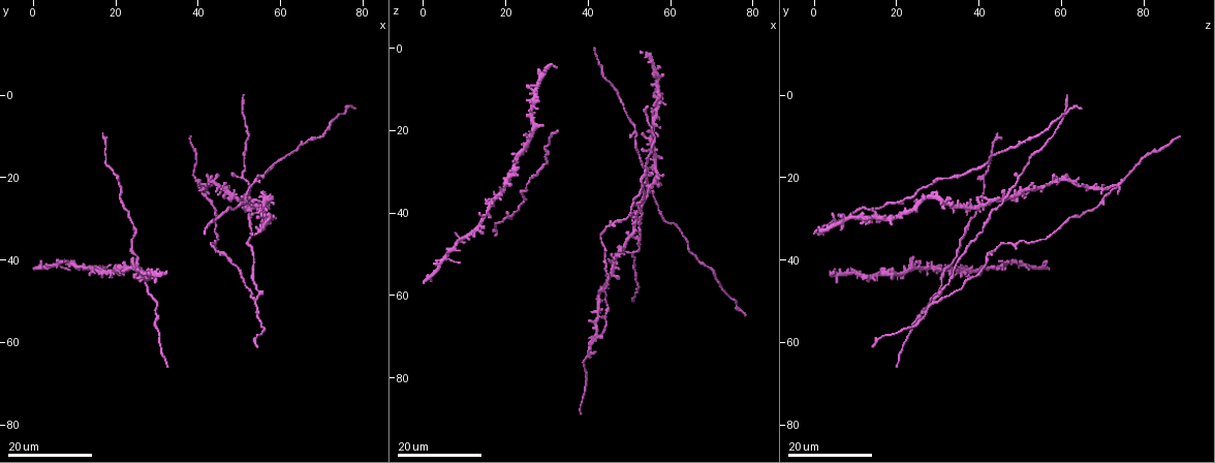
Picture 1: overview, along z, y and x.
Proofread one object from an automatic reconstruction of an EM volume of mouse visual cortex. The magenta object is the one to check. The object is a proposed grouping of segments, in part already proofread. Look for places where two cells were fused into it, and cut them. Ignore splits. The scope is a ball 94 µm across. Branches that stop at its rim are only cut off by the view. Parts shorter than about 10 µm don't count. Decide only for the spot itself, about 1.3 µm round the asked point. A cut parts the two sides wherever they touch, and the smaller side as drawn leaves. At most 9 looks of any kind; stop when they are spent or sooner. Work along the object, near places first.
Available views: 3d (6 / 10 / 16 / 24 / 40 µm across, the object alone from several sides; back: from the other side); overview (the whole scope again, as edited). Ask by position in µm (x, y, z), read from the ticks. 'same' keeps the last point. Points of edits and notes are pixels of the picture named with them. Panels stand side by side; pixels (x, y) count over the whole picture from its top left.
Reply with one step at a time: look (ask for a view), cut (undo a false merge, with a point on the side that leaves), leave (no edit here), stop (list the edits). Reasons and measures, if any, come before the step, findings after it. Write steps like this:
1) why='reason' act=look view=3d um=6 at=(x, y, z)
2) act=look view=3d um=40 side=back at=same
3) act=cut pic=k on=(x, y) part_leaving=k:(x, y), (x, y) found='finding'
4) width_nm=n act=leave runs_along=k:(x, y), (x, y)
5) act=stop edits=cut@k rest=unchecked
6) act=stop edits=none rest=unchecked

why='three arms meet' act=look view=3d um=16 at=(45.0, 38.0, 43.5)

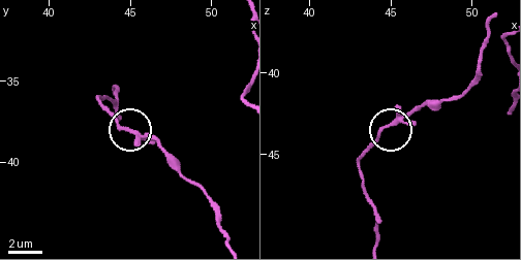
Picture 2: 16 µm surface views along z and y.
act=look view=3d um=6 at=(44.8, 38.1, 43.3)

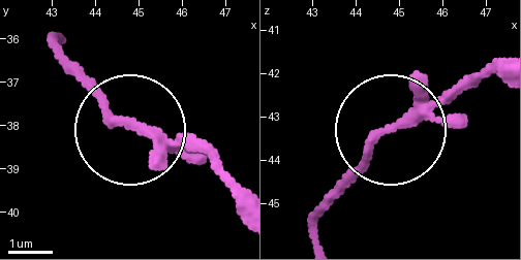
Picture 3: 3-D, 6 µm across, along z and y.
width_nm=180 act=leave found='one cell here'

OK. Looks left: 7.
why='two arms in line, one across' act=look view=3d um=24 at=(54.5, 50.0, 29.0)

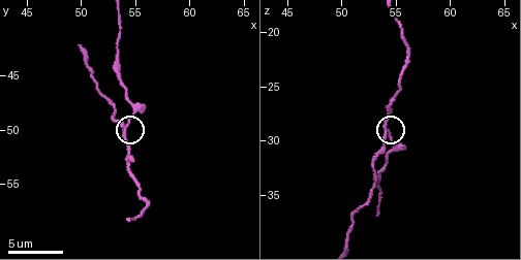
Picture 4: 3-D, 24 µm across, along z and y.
why='zoom in' act=look view=3d um=10 at=(54.0, 49.8, 29.0)

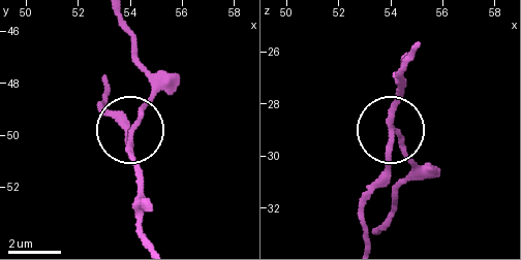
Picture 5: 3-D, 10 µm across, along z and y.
arms=3 act=leave found='all the same cell'

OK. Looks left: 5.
act=look view=3d um=16 at=(40.0, 22.5, 73.5)

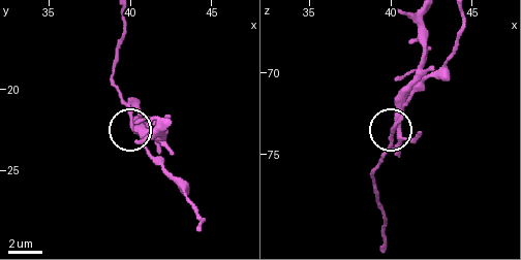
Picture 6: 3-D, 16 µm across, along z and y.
act=look view=3d um=10 at=same

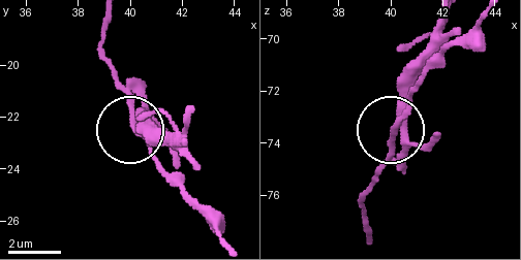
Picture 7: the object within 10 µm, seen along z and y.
width_nm=210 act=leave found='continuous, no second cell'

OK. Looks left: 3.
why='thick turns thin' act=look view=3d um=16 at=(17.5, 17.5, 42.5)

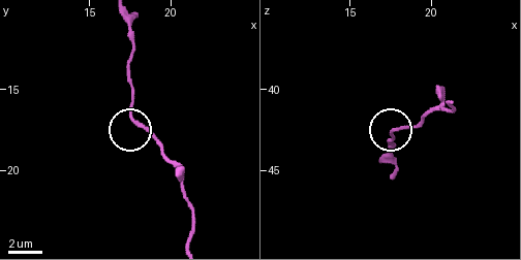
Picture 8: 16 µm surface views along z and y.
act=look view=3d um=6 at=(17.9, 16.9, 42.5)

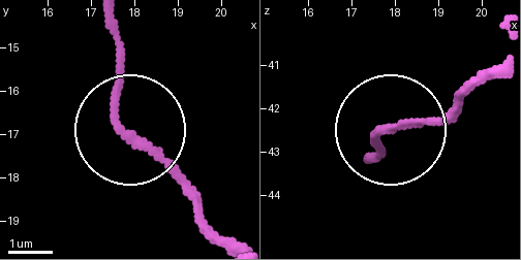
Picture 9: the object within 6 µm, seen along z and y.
act=leave found='all the same cell'

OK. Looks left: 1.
act=stop edits=none rest=unchecked

